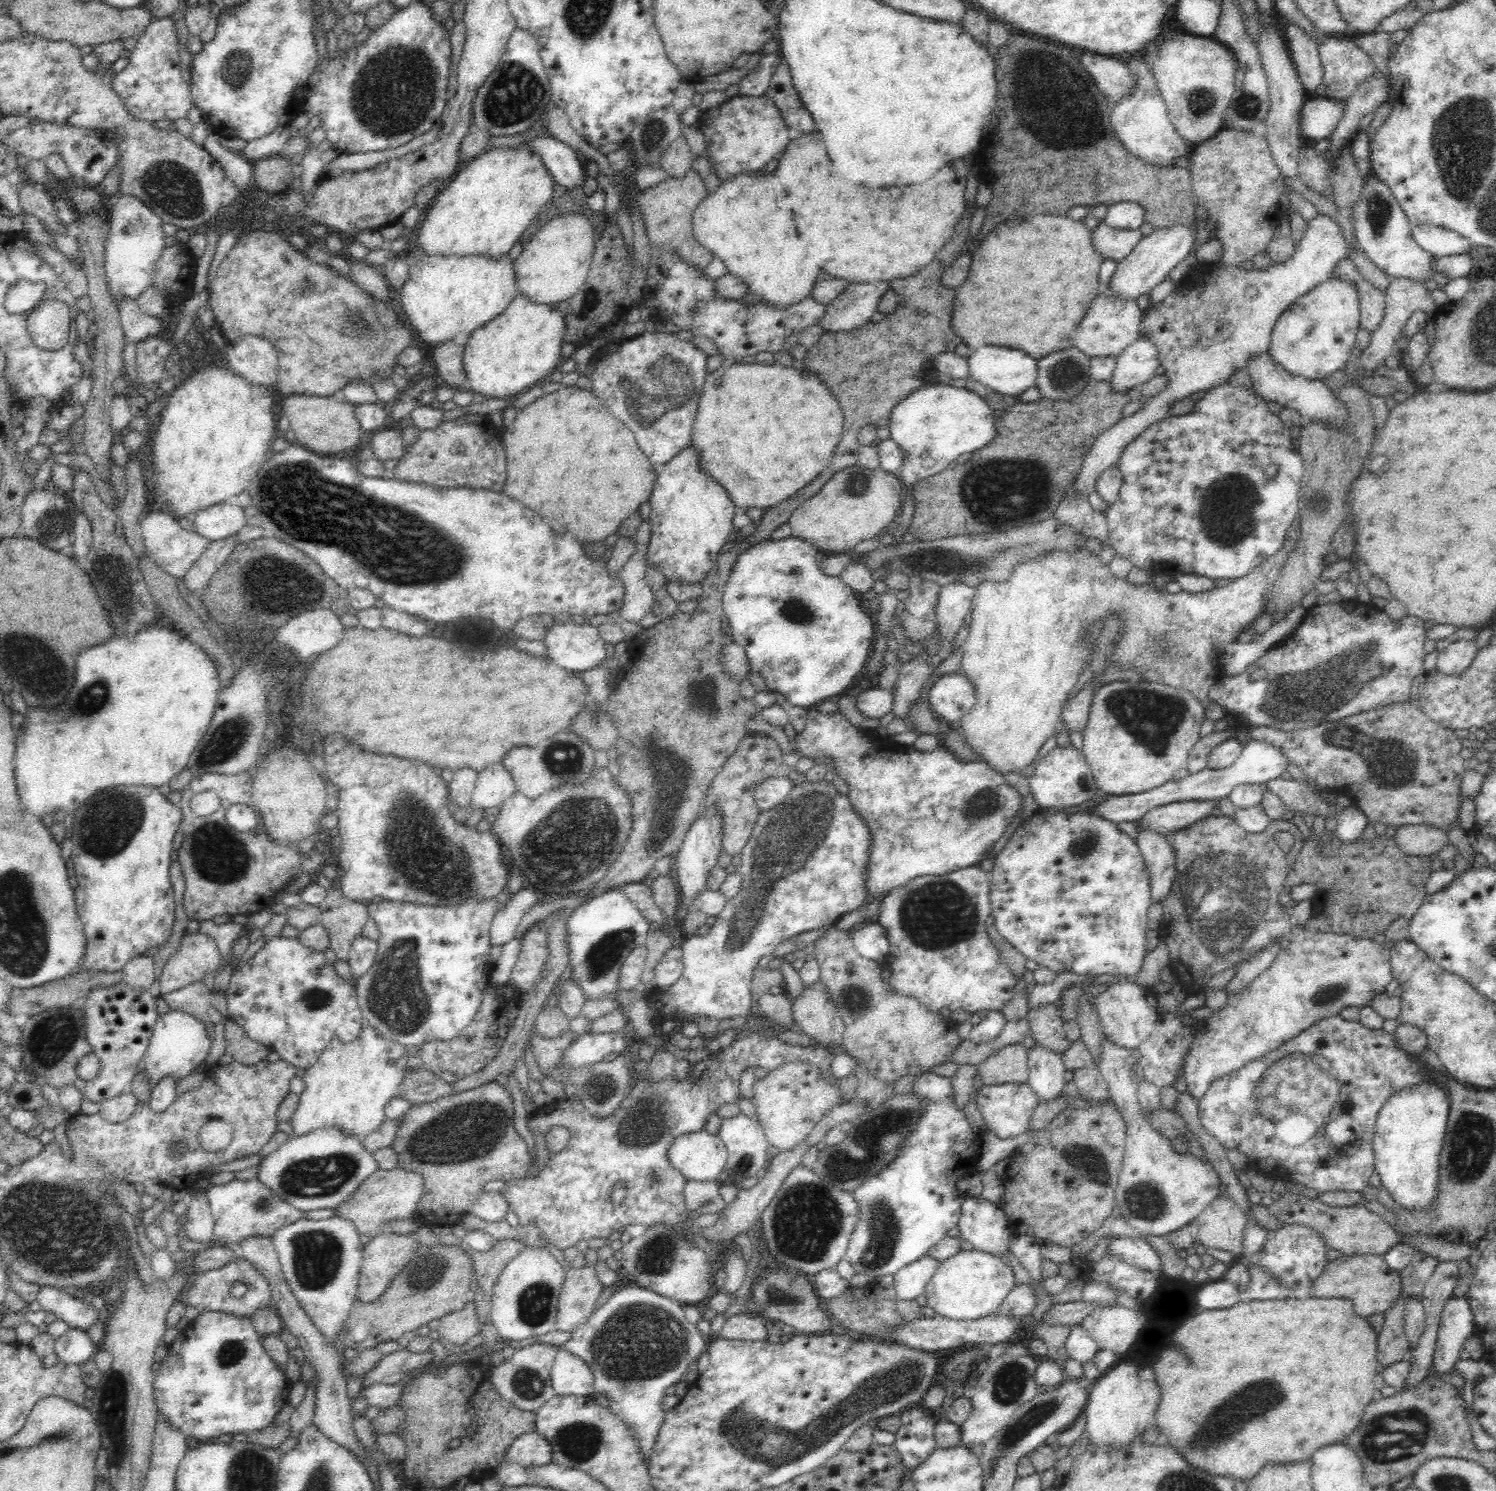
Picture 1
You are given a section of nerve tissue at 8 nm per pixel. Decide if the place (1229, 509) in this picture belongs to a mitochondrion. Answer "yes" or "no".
yes

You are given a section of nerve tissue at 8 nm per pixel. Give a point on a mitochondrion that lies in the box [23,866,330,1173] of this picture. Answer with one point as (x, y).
(52, 1042)

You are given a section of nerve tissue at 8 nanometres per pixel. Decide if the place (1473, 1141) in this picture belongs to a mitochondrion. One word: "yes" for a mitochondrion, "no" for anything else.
yes

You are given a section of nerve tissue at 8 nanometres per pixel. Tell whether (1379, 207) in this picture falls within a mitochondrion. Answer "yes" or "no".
yes

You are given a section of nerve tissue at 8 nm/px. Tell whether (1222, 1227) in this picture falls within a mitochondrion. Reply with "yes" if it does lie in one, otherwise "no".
no

